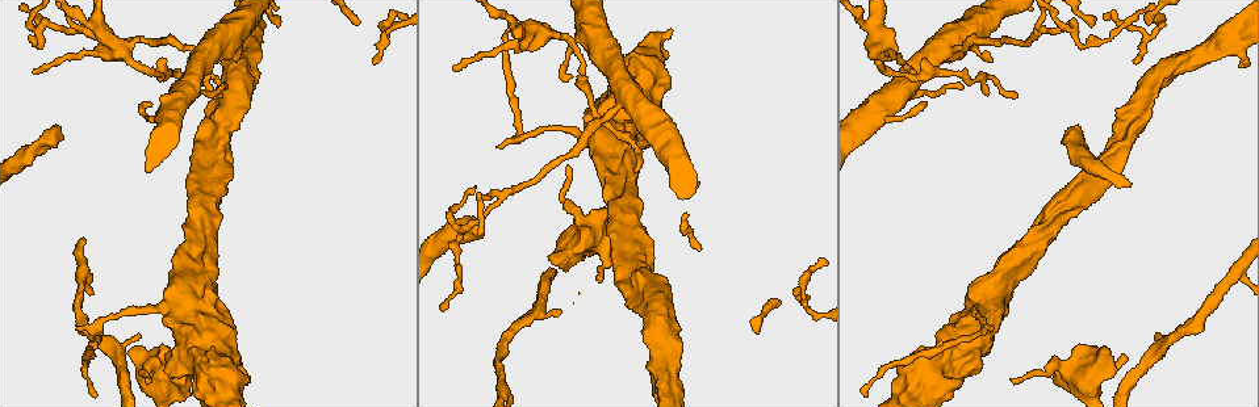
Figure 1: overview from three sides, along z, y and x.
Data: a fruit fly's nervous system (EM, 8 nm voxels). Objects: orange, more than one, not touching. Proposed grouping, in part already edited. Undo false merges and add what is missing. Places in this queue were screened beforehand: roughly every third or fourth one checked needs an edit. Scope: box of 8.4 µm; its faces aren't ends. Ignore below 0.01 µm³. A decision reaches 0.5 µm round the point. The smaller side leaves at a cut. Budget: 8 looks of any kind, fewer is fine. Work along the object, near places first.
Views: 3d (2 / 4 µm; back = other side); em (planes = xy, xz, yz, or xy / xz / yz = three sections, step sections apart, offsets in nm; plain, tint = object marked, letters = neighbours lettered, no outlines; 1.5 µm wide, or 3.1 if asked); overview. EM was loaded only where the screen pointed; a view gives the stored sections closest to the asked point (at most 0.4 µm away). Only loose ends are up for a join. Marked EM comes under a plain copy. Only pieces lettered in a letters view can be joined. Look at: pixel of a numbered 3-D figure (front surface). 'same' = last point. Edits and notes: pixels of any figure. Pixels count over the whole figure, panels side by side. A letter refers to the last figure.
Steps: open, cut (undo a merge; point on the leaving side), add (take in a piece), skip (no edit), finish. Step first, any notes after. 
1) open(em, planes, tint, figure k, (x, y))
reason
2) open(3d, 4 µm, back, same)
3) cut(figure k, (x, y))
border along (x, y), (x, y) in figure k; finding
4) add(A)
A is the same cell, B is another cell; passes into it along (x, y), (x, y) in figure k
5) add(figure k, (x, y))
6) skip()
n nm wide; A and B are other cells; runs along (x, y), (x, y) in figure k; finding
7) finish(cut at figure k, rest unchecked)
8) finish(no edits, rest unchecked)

open(em, planes, letters, figure 1, (56, 127))
free end

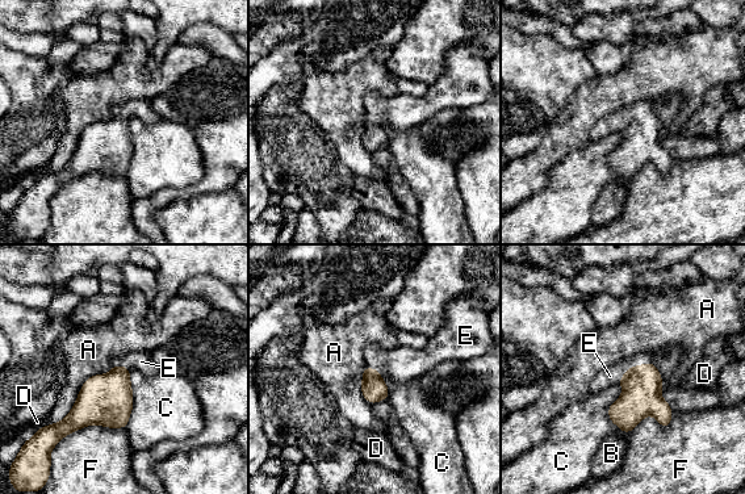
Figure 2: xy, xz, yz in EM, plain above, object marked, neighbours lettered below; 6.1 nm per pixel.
add(E)
E is the same cell, A, B, C, D and F are other cells; passes into it along (641, 385), (632, 367), (610, 376) in figure 2; the cell continues

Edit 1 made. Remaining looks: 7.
open(overview)
redraw

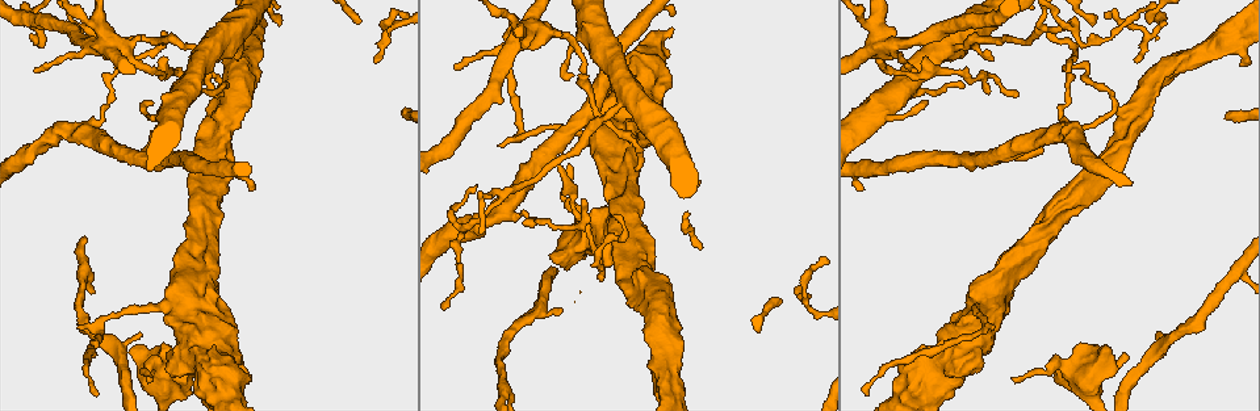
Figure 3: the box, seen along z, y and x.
open(em, planes, letters, figure 3, (84, 31))
a narrow waist

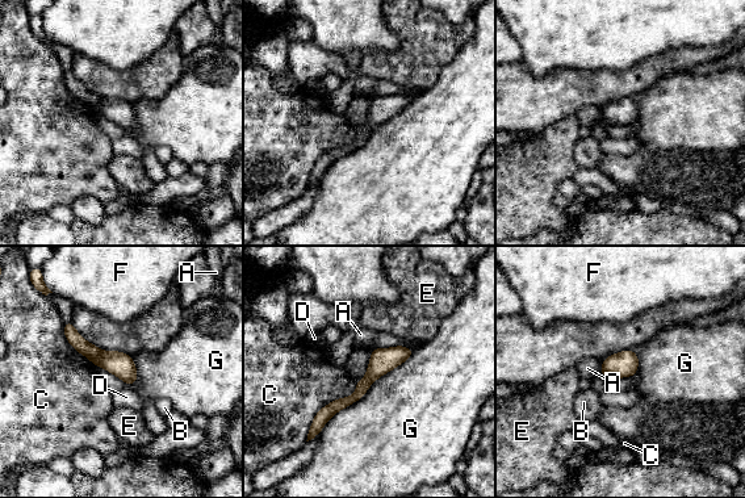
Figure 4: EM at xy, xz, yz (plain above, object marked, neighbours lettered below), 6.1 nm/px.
cut(figure 4, (92, 352))
A, B, C, D, E, F and G are other cells; two cells meet here

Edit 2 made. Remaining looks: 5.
open(overview)

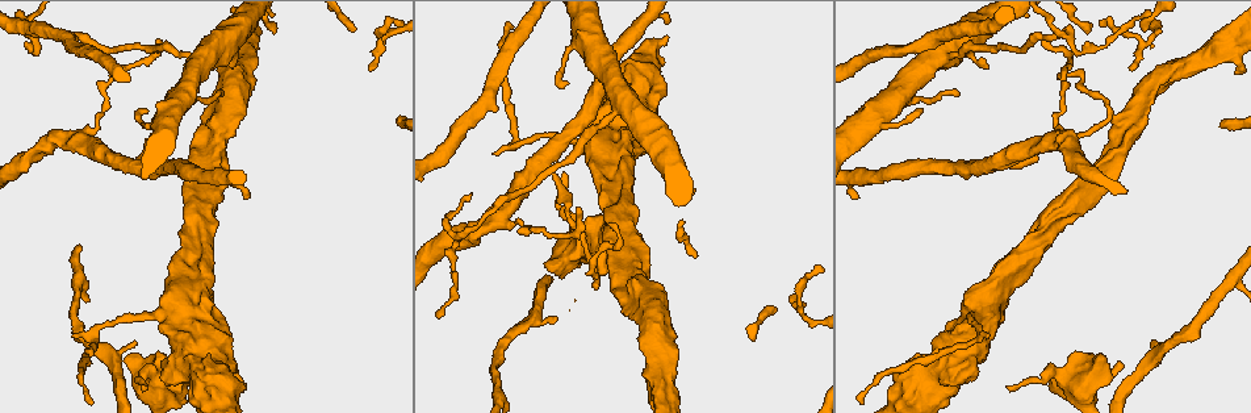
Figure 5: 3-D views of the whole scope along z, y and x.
open(em, planes, letters, figure 5, (143, 388))
tapers out

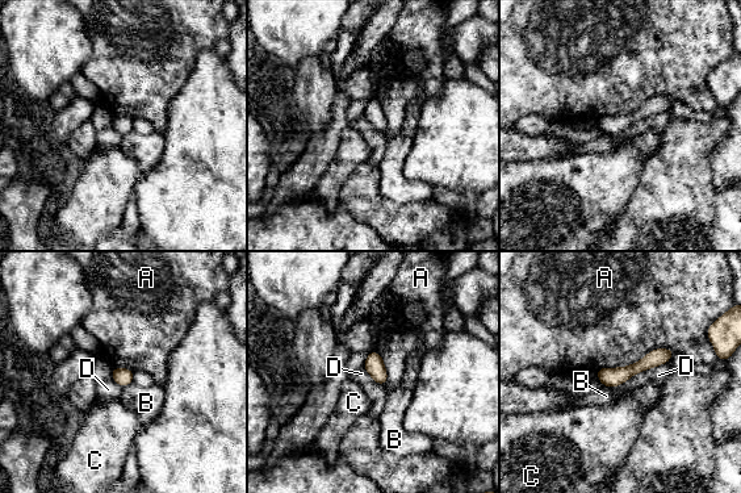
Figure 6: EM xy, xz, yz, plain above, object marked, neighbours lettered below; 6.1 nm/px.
skip()
A, B, C and D are other cells; border along (668, 362), (636, 372), (612, 388) in figure 6; none of them fits

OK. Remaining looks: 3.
finish(add at figure 2, cut at figure 4, rest unchecked)

